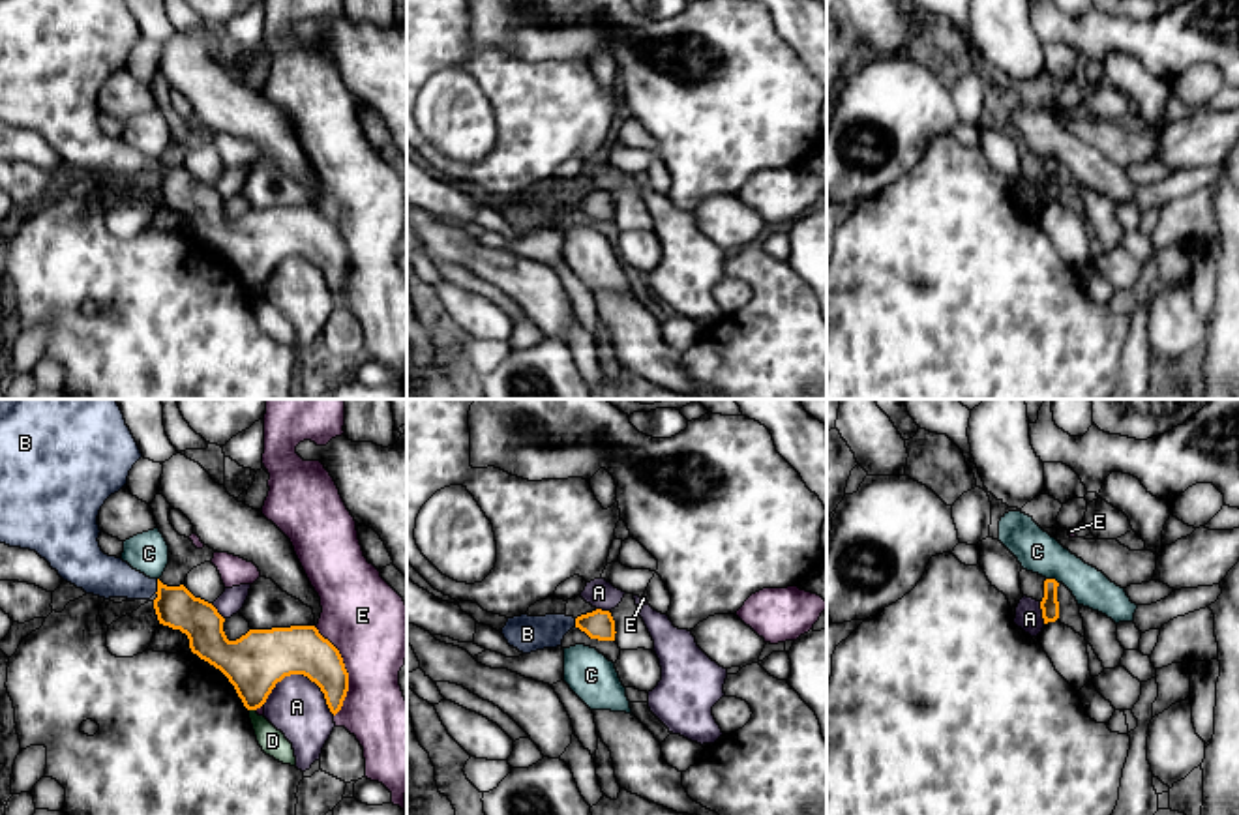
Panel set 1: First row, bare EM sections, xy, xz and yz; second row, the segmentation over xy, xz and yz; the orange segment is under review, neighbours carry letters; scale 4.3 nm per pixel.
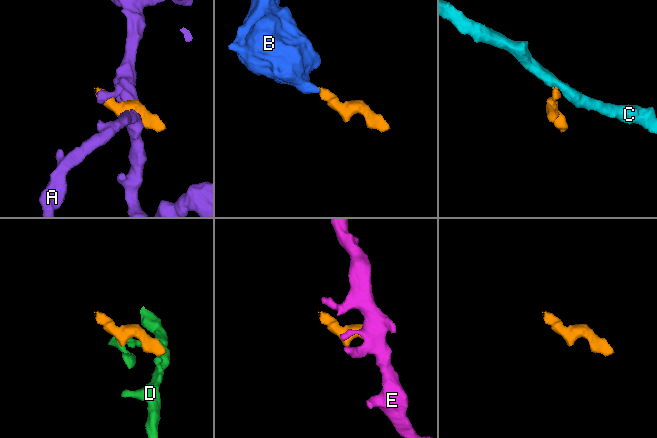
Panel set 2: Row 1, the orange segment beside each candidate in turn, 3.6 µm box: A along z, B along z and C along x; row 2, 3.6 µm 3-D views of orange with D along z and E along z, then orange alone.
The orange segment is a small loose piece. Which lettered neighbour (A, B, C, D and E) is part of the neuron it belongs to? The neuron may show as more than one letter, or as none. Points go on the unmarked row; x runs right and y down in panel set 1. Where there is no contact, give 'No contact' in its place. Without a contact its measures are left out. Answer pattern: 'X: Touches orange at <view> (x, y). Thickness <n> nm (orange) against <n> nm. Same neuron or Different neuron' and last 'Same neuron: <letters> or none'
A: Touches orange at xy (300, 253). Thickness 260 nm (orange) against 260 nm. Different neuron
B: Touches orange at xy (158, 167). Thickness 180 nm (orange) against 180 nm. Same neuron
C: Touches orange at yz (1052, 160). Thickness 80 nm (orange) against 180 nm. Different neuron
D: Touches orange at xy (253, 289). Thickness 260 nm (orange) against 110 nm. Different neuron
E: Touches orange at xy (345, 251). Thickness 200 nm (orange) against 360 nm. Different neuron
Same neuron: B

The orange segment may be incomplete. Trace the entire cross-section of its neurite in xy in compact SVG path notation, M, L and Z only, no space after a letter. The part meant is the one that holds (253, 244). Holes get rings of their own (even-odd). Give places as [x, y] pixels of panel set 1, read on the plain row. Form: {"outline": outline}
{"outline": "M0 0L0 124L36 131L86 174L105 180L150 180L156 174L159 204L186 214L191 232L229 259L247 290L261 289L285 257L304 255L321 268L336 296L349 272L349 253L339 230L315 206L249 210L229 221L225 199L212 184L195 178L184 165L167 167L101 131L99 90L126 67L141 37L126 0Z"}

